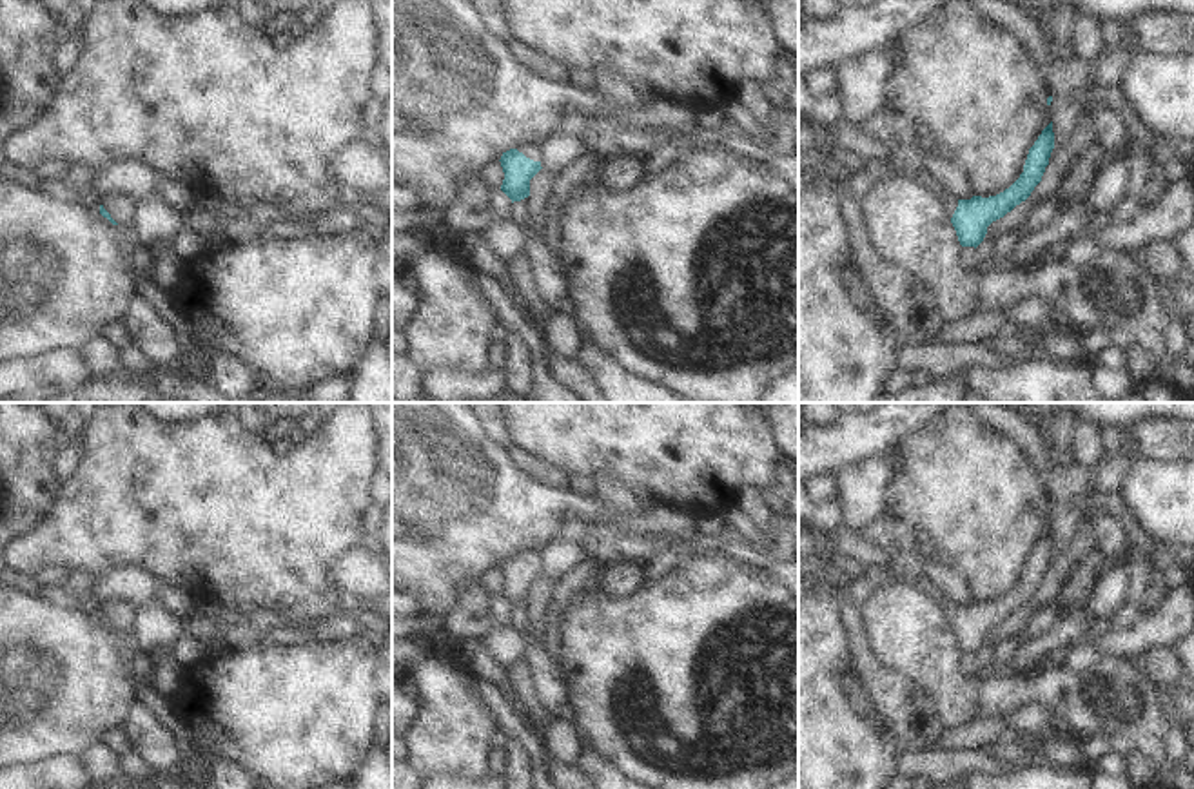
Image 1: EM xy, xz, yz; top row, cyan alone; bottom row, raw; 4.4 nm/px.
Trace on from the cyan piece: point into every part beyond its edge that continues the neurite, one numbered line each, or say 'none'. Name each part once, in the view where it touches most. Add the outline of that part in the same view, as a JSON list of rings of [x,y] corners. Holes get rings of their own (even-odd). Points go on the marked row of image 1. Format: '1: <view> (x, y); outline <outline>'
1: xz (532, 151); outline [[[523,143],[517,147],[517,151],[533,161],[541,161],[541,145],[539,143]]]

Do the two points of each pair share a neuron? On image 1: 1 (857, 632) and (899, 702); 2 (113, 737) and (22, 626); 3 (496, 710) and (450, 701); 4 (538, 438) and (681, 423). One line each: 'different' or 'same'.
1: same
2: different
3: different
4: same

